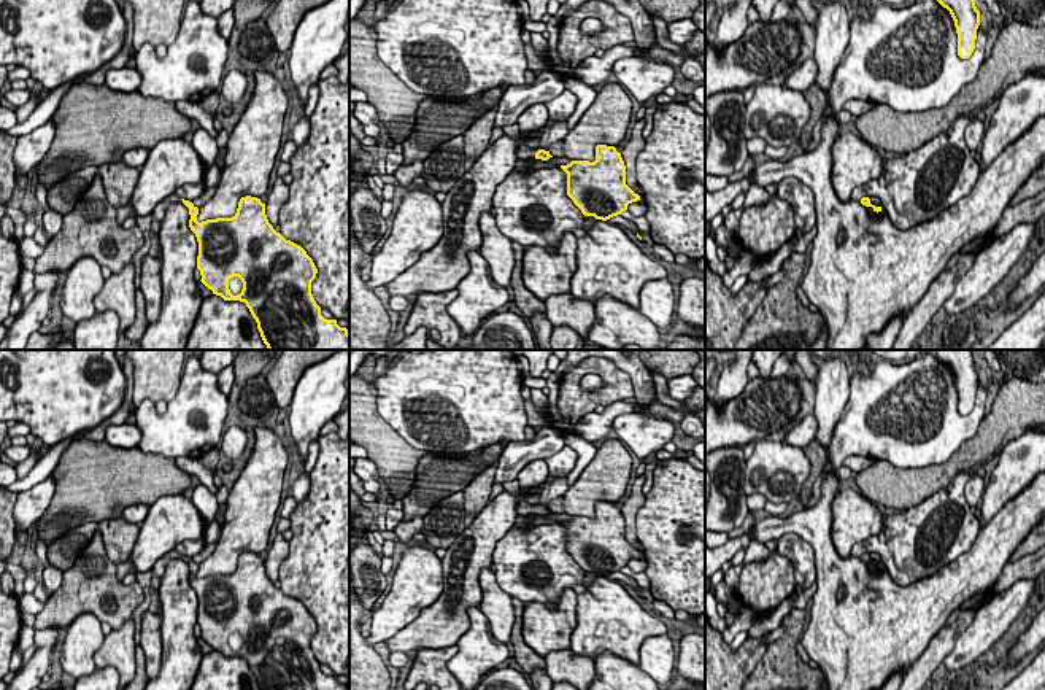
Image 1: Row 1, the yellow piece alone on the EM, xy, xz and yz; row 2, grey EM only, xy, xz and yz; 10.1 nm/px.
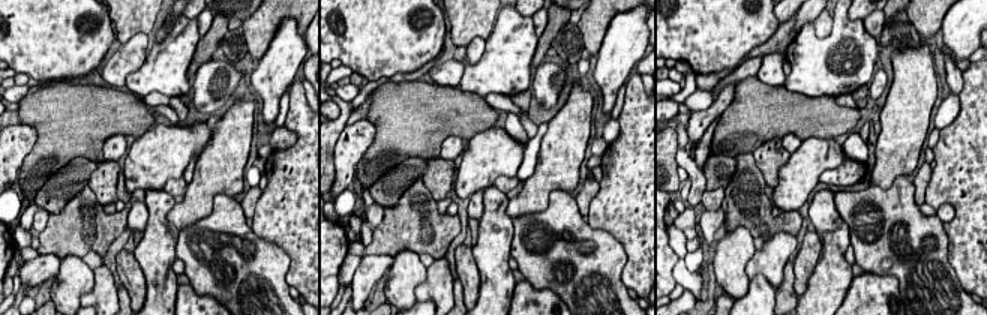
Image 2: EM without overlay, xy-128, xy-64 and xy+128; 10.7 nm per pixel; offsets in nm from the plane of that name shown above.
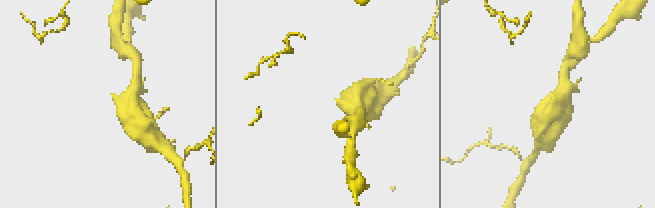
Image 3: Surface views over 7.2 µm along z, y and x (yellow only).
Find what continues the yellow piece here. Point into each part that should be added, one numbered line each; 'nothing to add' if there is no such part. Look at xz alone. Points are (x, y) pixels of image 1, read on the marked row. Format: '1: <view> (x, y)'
1: xz (523, 151)

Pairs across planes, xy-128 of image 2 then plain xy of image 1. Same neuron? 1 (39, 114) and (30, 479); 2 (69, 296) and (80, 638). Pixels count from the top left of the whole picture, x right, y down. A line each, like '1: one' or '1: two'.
1: two
2: one

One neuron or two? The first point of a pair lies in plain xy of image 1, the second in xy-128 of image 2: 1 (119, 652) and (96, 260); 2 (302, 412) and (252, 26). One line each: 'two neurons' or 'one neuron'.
1: two neurons
2: two neurons

